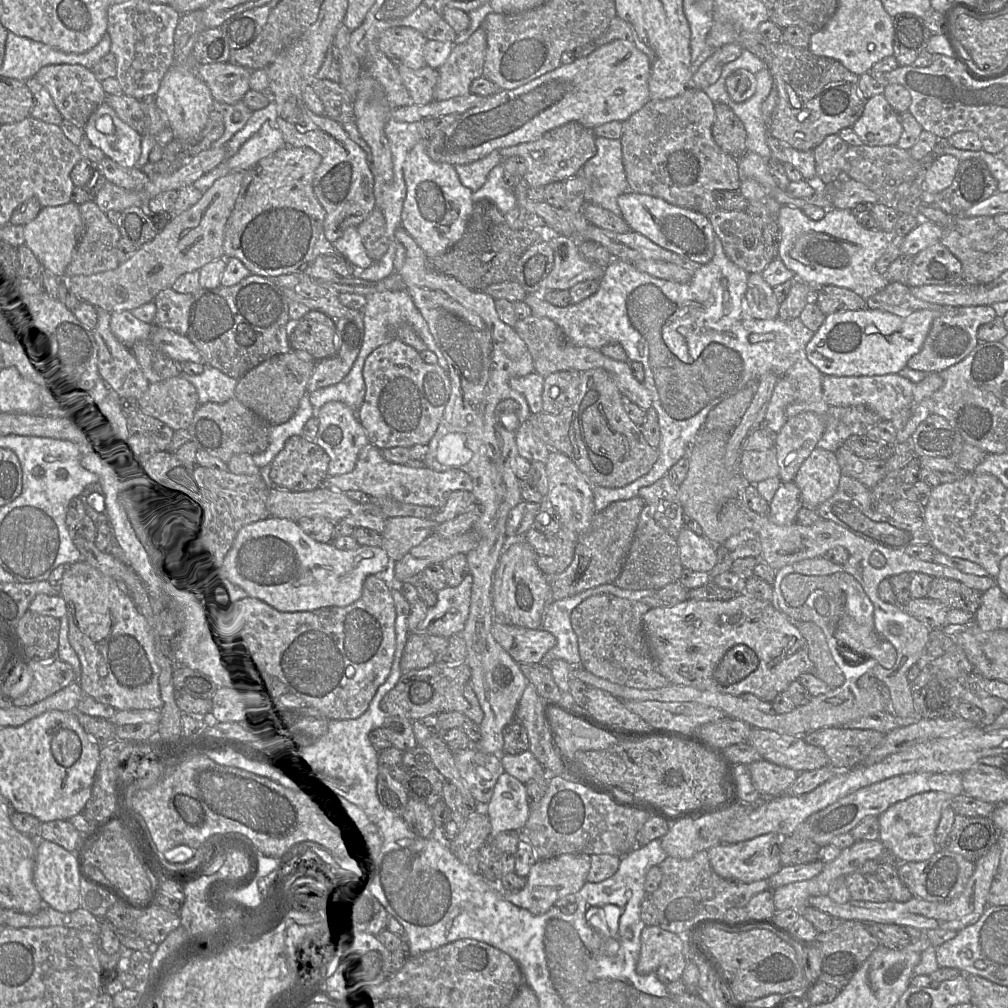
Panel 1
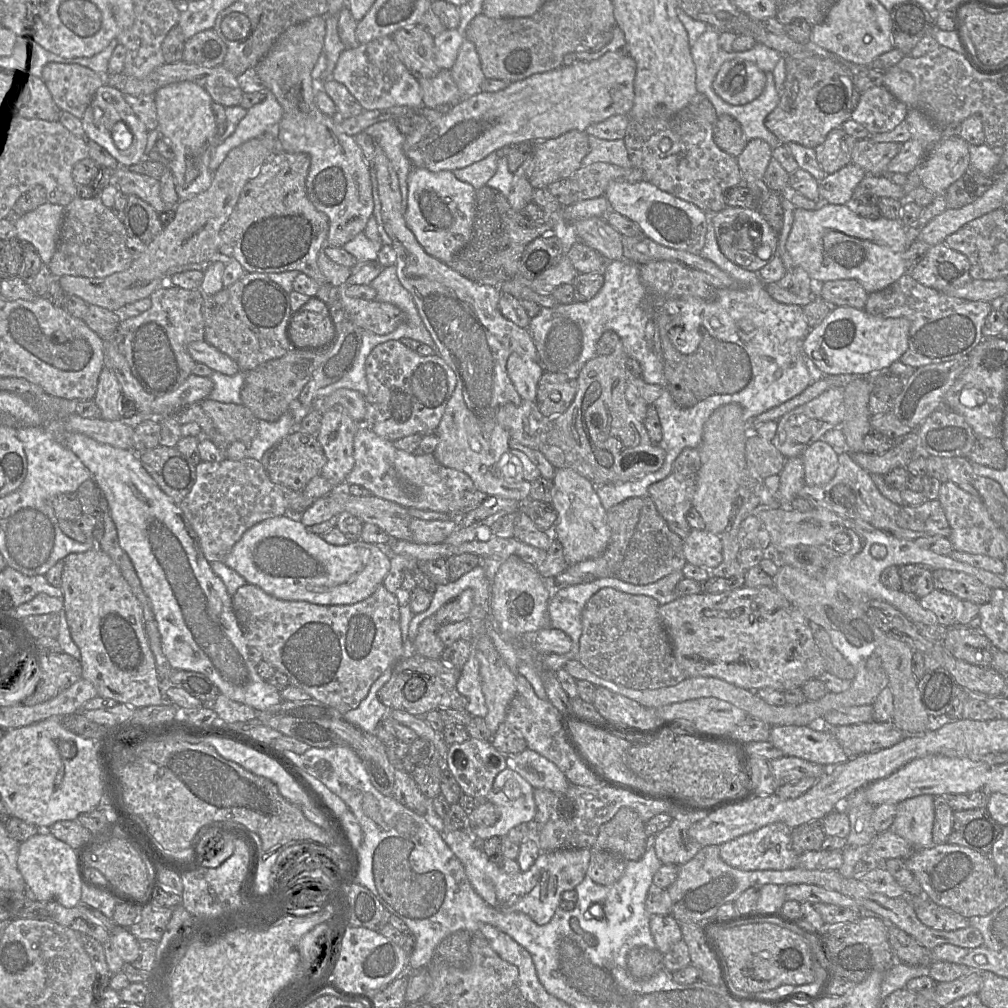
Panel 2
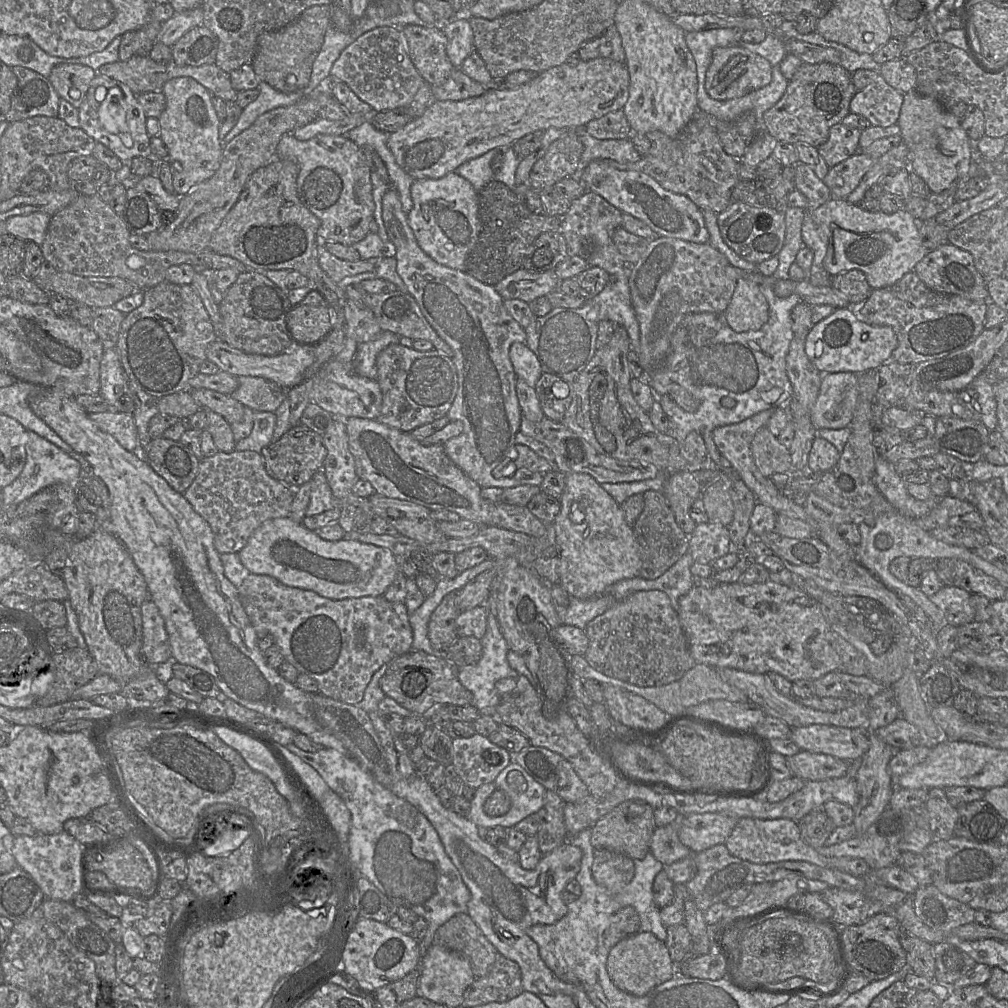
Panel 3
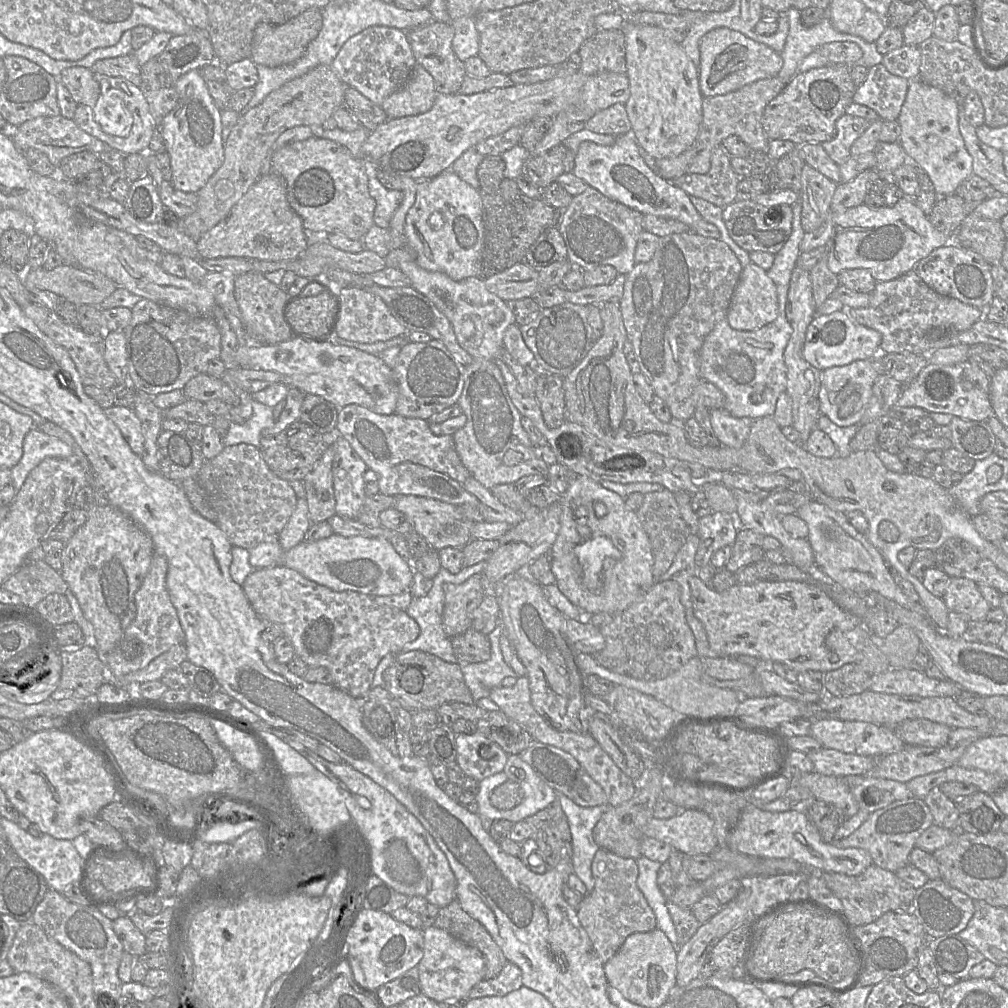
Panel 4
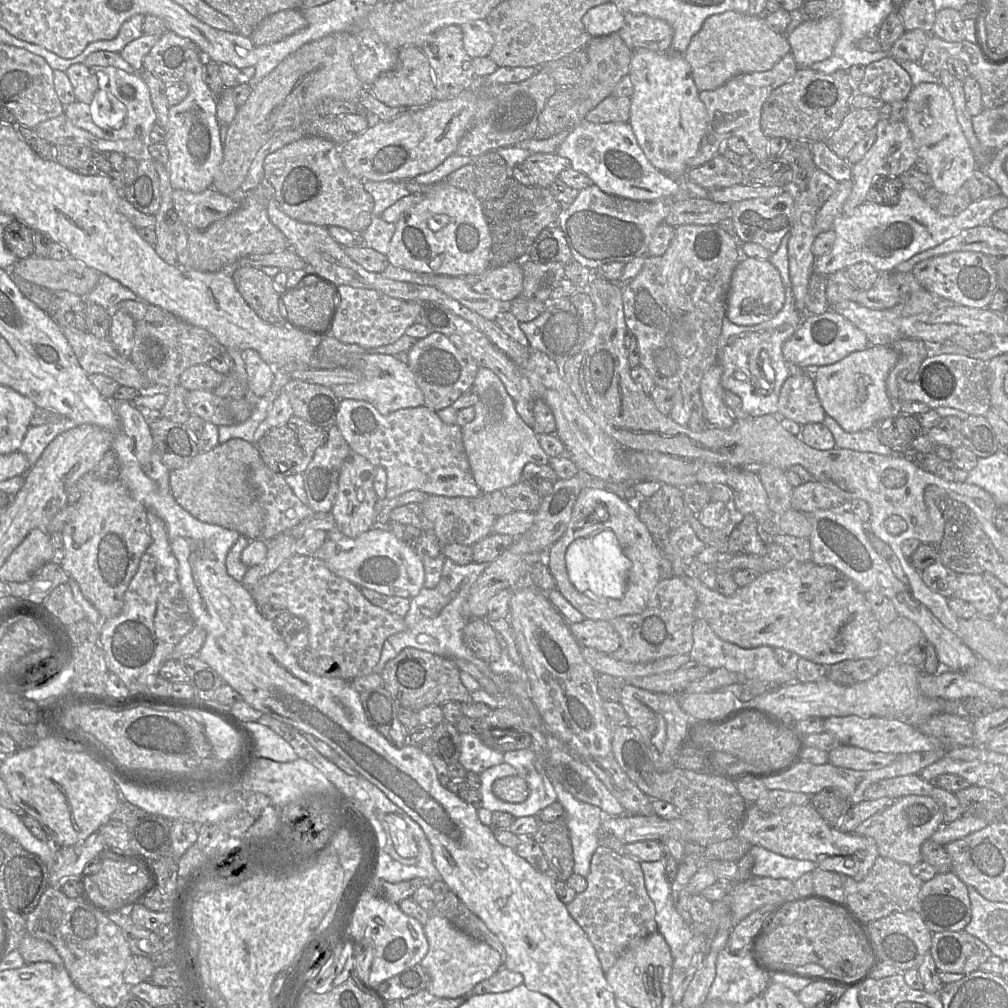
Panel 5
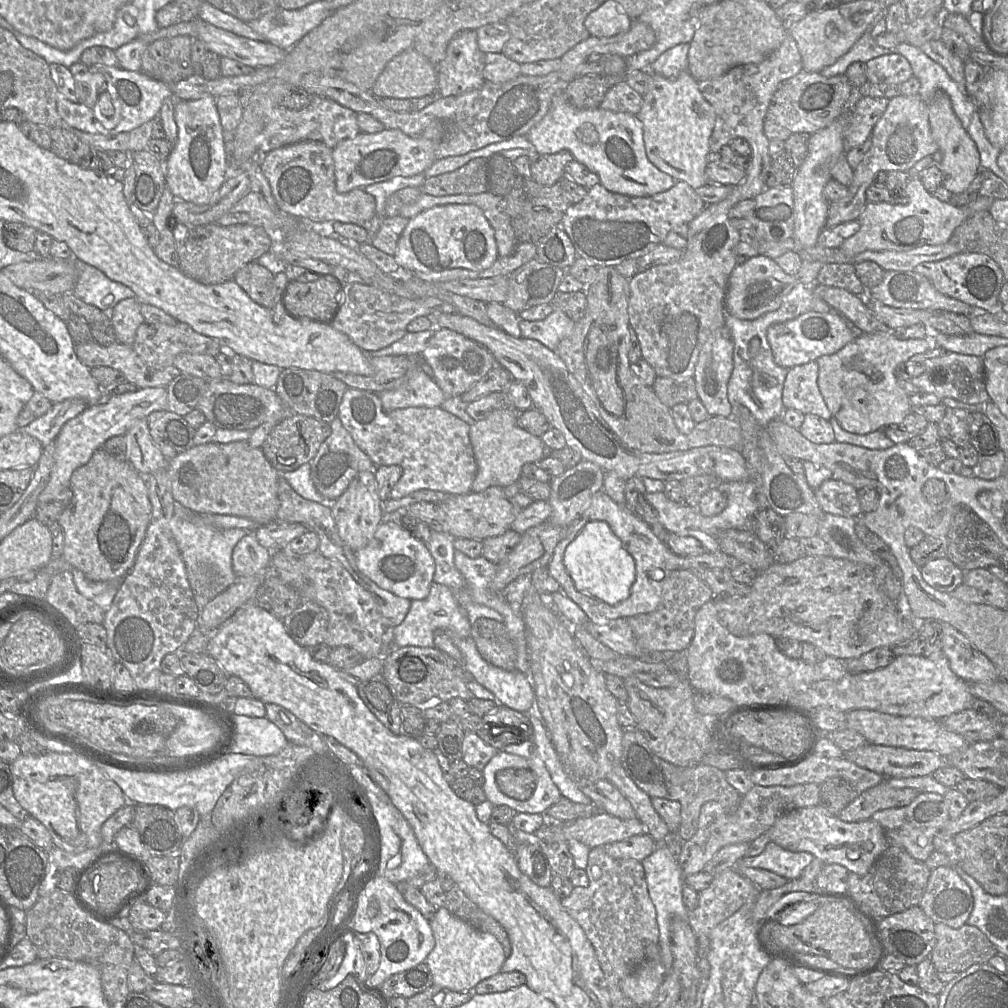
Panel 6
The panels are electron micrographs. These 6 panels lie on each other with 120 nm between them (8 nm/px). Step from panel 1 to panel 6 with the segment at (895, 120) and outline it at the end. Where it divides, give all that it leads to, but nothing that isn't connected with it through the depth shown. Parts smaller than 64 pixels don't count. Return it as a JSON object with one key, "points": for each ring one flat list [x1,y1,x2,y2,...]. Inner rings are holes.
{"points":[[897,52,873,58,865,63,867,81,873,84,898,84,913,76,908,60]]}

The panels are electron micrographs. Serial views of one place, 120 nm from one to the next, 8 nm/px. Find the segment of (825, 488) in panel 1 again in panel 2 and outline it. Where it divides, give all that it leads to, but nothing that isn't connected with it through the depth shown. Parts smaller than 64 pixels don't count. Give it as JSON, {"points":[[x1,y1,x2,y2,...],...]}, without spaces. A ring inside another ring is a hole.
{"points":[[822,439,812,443,802,455,805,484,822,486,834,476,838,467,838,453]]}

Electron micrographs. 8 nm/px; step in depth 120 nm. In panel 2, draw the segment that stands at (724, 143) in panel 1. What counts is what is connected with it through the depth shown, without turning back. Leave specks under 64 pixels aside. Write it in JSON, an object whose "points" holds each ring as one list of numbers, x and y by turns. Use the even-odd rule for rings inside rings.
{"points":[[727,114,718,116,713,139,722,151,735,158,743,152,747,145,740,123]]}

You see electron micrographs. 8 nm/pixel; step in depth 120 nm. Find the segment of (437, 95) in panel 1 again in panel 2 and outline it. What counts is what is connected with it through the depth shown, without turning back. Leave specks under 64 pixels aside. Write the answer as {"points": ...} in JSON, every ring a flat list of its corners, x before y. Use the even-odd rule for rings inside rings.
{"points":[[467,38,464,39,450,71,462,98,482,91,481,84,486,77,481,68,481,60,476,46]]}

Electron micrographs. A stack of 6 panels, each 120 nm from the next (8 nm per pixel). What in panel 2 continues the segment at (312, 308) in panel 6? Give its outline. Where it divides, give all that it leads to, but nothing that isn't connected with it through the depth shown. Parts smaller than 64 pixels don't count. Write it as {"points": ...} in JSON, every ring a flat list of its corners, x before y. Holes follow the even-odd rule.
{"points":[[313,311,292,313,288,338,294,348,324,350,332,340,333,322,329,316]]}

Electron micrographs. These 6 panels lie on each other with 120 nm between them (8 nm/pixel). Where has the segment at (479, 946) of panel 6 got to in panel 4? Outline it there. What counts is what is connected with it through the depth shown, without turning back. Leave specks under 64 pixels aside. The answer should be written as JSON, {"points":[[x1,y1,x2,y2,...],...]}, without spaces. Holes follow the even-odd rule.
{"points":[[434,925,423,930,423,940,423,957,417,965,421,993,437,1002,459,1002,468,998,470,990,485,979,483,954]]}

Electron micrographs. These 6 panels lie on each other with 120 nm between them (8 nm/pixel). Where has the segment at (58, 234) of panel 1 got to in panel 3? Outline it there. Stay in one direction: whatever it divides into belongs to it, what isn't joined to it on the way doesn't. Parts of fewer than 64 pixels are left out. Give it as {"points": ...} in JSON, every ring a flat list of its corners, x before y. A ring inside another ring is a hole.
{"points":[[32,212,8,218,7,233,24,241,34,241,40,247,45,239,51,216,44,212]]}

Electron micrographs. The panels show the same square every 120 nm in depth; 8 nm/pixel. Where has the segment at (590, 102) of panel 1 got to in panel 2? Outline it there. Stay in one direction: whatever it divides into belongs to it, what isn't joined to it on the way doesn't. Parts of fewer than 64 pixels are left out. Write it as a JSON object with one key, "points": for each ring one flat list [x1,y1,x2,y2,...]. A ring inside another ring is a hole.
{"points":[[607,52,603,56,599,57,596,60,592,61,582,61,577,59,571,65,562,65,553,70,533,74,523,80,519,80,513,83,510,83,506,88,501,89,496,92,483,92,477,93,473,96,463,98,459,102,451,105,449,108,431,108,431,109,446,109,443,114,436,120,421,125,418,129,414,130,410,134,405,136,403,143,403,152,406,157,409,159,413,167,425,168,432,172,438,172,442,170,454,171,458,168,463,168,469,166,486,156,491,152,498,150,503,146,512,146,513,144,518,144,522,142,534,142,548,140,557,138,571,130,577,130,583,132,587,129,588,126,602,122,607,118,614,115,629,115,629,112,633,106,634,102,634,80,636,76,636,62,635,60,628,55,621,55,615,52]]}

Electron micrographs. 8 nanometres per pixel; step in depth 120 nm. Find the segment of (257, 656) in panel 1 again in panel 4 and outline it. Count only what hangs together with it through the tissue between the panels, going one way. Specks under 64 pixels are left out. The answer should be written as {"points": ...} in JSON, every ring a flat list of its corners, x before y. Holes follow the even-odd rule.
{"points":[[283,565,253,569,242,588,262,620,282,626,283,635,290,639,297,656,309,667,326,668,333,678,333,685,358,700,364,700,371,689,374,673,381,659,387,654,401,652,404,645,414,641,420,632,419,625,406,611,379,605,372,597,363,593,335,592]]}

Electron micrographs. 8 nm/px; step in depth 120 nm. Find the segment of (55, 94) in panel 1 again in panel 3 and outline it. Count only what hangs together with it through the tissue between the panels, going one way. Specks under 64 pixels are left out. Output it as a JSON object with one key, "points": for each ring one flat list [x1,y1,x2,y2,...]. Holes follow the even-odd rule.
{"points":[[59,64,53,67,48,79,57,94,79,108,86,97,97,71,82,64]]}

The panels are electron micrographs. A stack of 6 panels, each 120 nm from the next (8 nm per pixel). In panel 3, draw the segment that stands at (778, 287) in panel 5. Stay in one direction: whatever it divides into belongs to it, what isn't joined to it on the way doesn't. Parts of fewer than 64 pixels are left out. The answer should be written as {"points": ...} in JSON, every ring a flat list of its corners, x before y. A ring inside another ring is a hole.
{"points":[[740,277,724,316,729,327,737,333,759,330,769,317,768,302,760,286]]}

